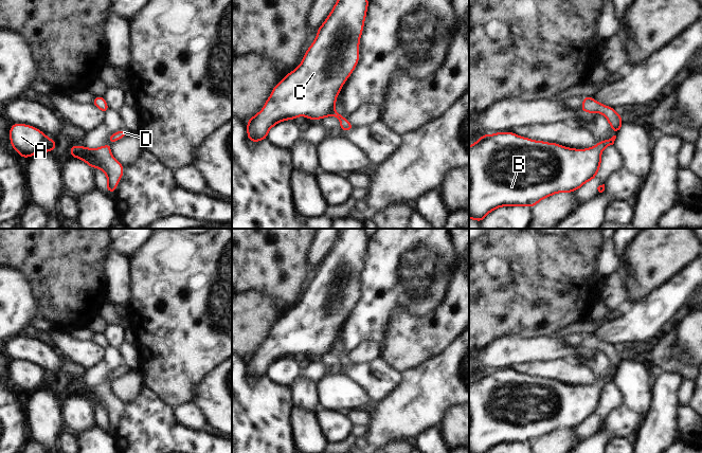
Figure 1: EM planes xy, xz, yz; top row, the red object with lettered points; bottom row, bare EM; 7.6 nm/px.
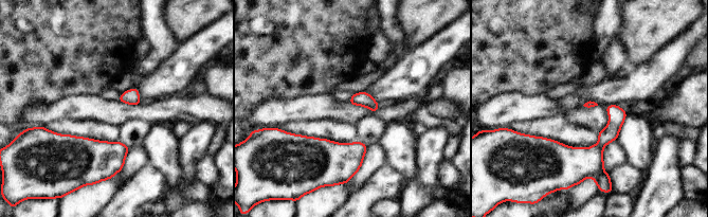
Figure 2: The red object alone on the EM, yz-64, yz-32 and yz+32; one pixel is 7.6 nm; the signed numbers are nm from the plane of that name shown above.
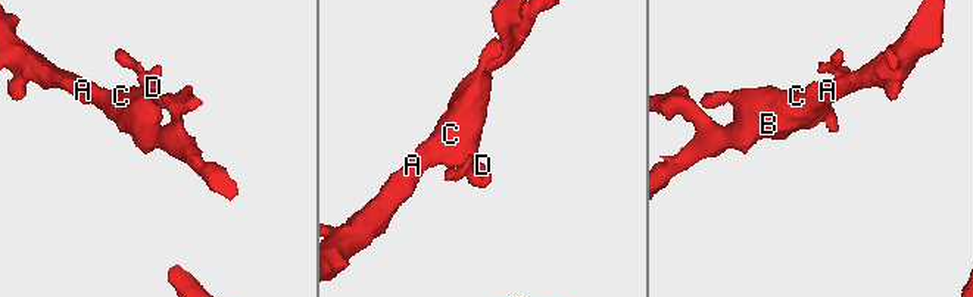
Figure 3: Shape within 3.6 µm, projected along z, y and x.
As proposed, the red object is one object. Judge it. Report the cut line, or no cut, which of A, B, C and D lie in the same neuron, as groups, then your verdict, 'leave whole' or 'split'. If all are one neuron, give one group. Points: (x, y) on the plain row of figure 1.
cut none; groups A B C D; leave whole

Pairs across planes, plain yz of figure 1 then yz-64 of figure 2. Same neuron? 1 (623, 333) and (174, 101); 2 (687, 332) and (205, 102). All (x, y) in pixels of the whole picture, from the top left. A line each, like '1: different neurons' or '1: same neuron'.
1: different neurons
2: different neurons

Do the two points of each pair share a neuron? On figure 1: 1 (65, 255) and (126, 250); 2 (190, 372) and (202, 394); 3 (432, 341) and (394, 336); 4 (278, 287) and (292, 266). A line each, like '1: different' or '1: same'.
1: different
2: different
3: same
4: same

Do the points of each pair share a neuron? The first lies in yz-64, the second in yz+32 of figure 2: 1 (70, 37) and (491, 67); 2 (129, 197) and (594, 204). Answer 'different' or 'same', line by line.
1: same
2: same

